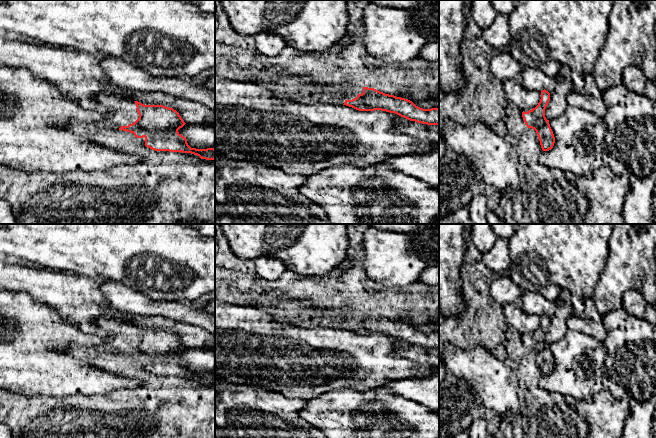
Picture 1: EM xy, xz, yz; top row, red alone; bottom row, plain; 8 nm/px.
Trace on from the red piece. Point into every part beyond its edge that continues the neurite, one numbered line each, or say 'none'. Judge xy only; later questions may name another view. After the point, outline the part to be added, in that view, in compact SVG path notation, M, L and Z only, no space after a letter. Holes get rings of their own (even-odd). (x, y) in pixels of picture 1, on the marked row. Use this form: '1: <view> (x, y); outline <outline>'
1: xy (123, 111); outline M101 93L96 100L110 110L106 117L97 123L96 127L99 129L119 129L139 118L134 100L125 95Z

